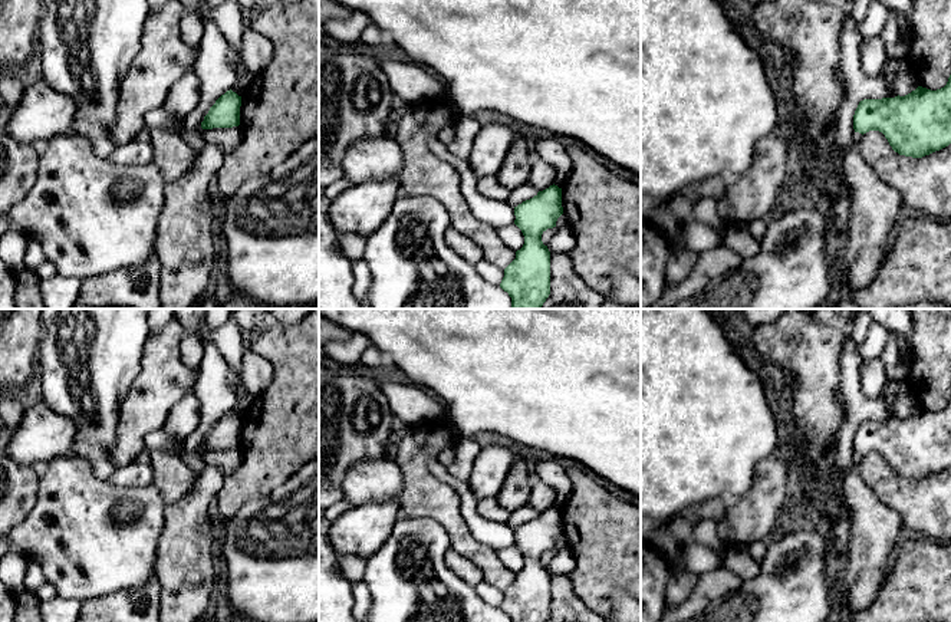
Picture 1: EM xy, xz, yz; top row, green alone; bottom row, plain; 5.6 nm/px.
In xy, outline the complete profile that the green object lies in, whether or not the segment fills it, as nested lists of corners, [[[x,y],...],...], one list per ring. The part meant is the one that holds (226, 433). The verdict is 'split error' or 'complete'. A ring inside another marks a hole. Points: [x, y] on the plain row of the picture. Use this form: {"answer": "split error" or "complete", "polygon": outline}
{"answer": "complete", "polygon": [[[231,411],[221,417],[201,444],[203,451],[233,450],[240,447],[241,418]]]}

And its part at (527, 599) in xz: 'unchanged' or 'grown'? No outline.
unchanged

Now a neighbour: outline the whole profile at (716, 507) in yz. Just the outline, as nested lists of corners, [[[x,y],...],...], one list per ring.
[[[711,498],[697,506],[690,506],[681,510],[675,517],[685,517],[690,521],[698,521],[701,517],[717,519],[725,514],[731,501],[724,498]]]

